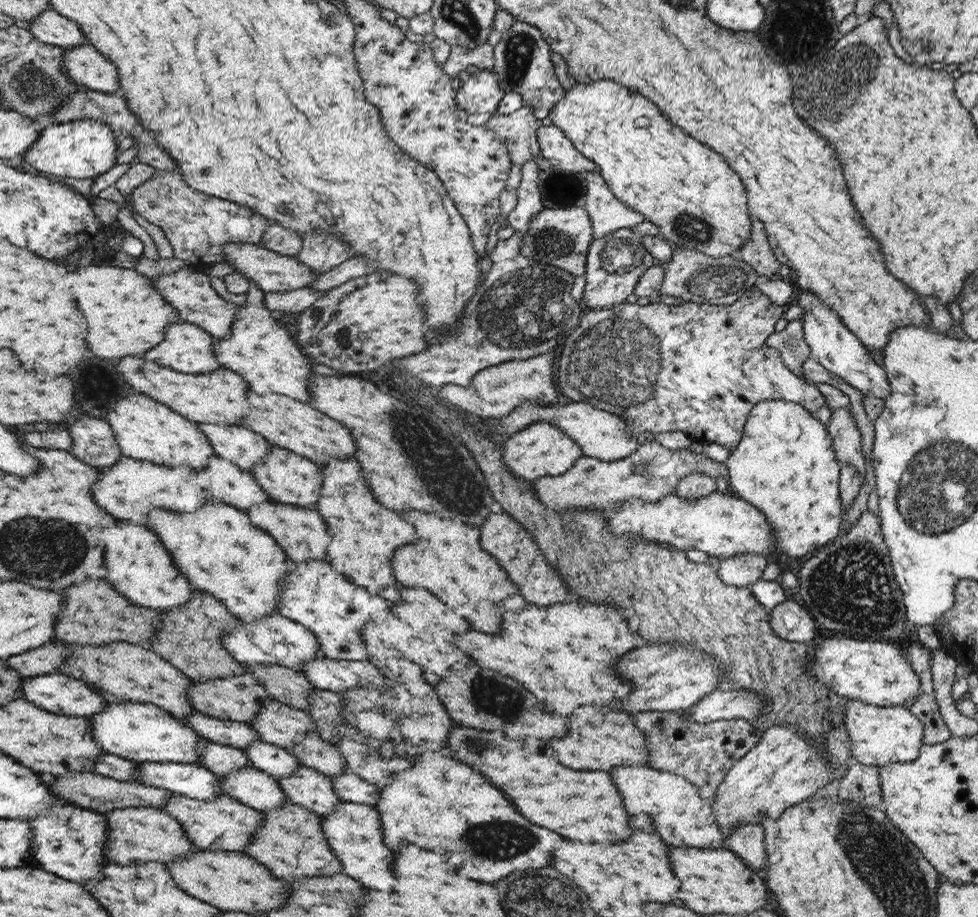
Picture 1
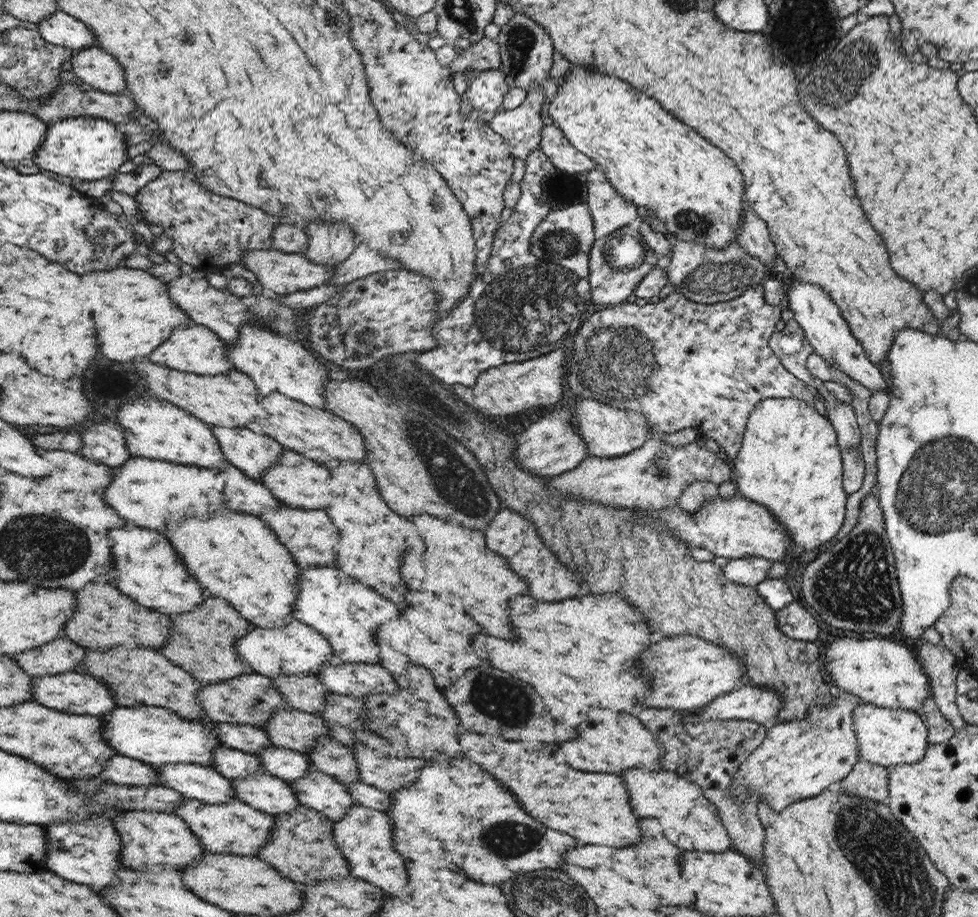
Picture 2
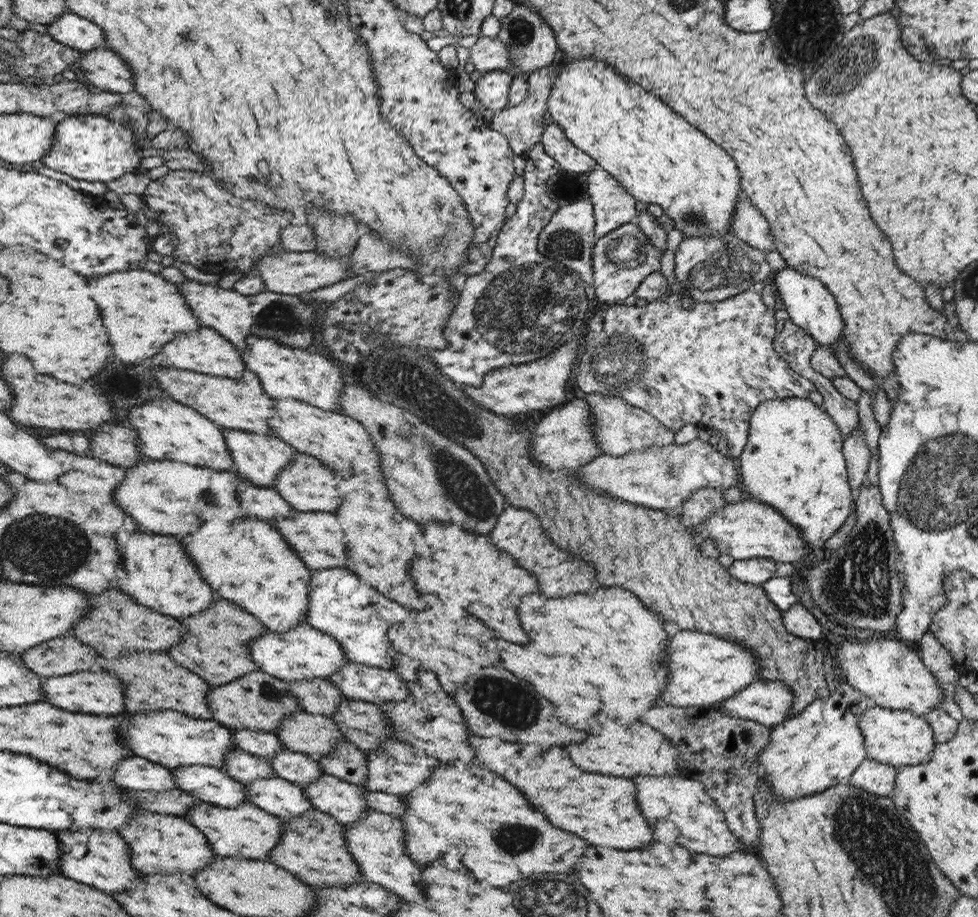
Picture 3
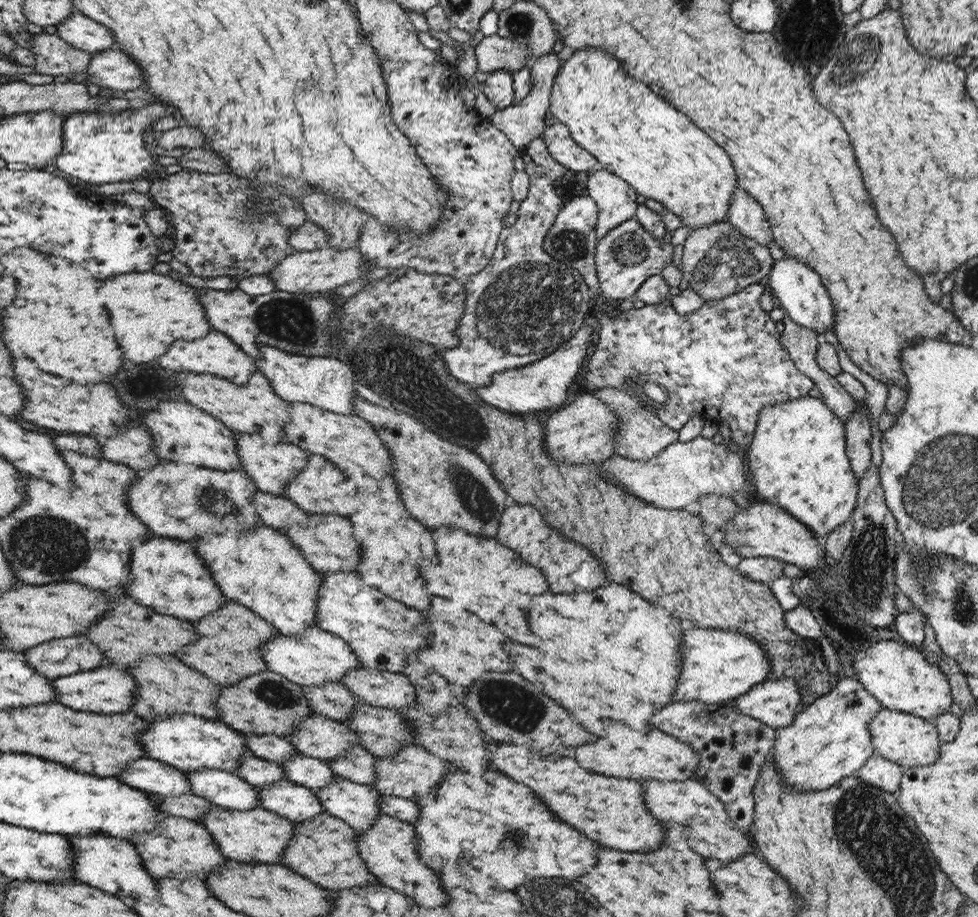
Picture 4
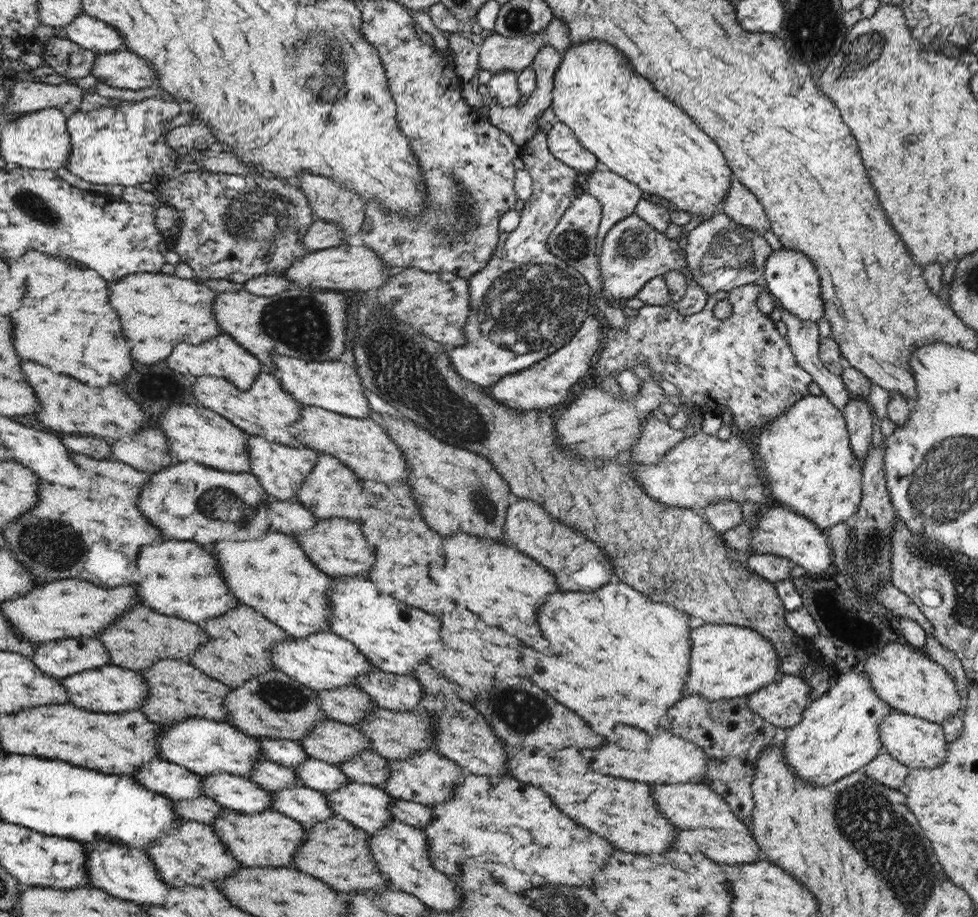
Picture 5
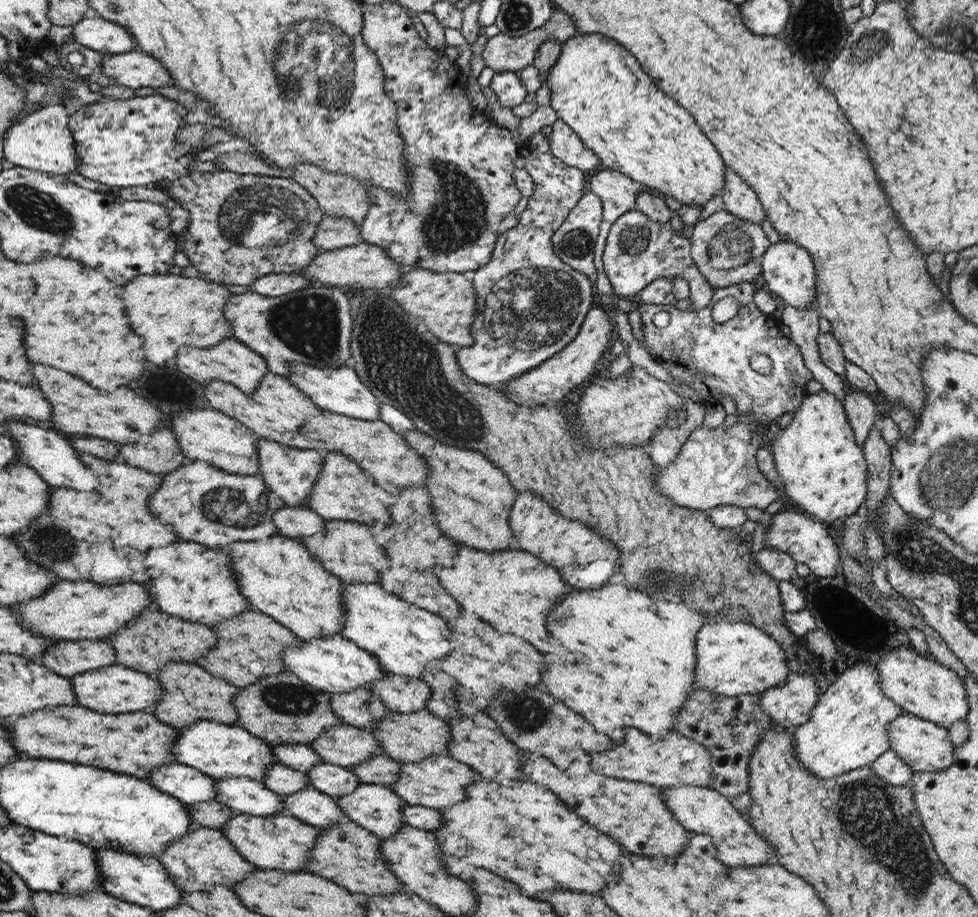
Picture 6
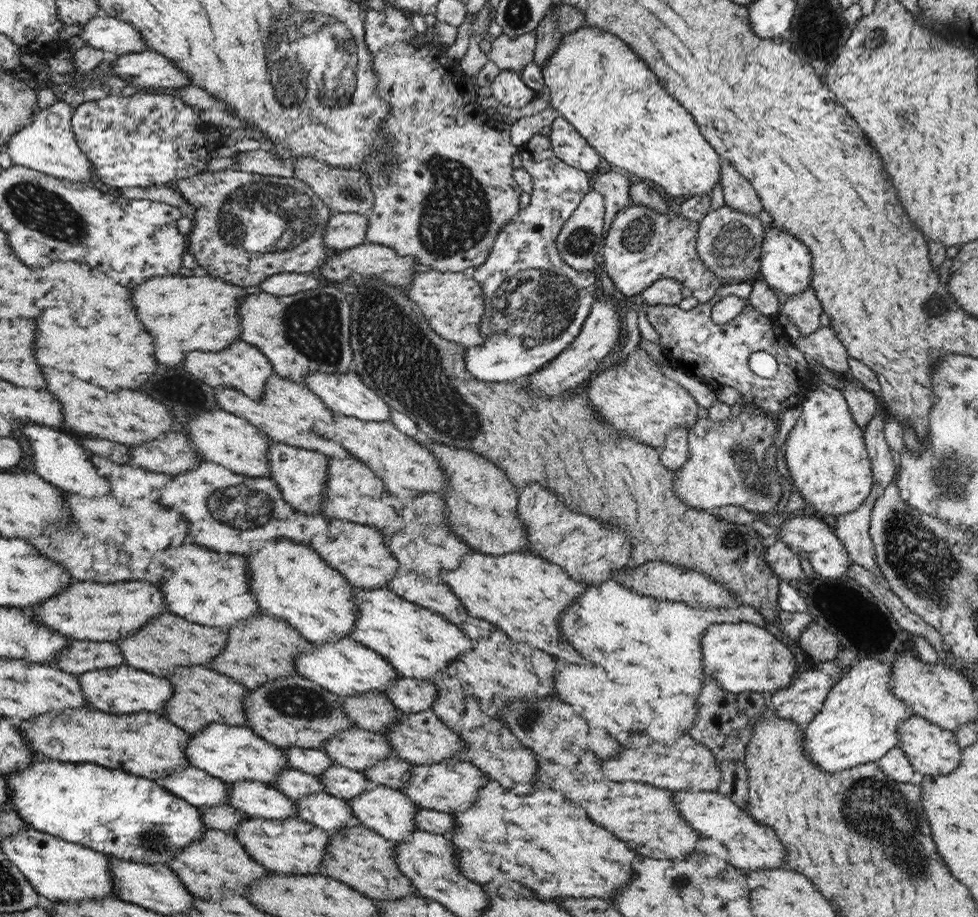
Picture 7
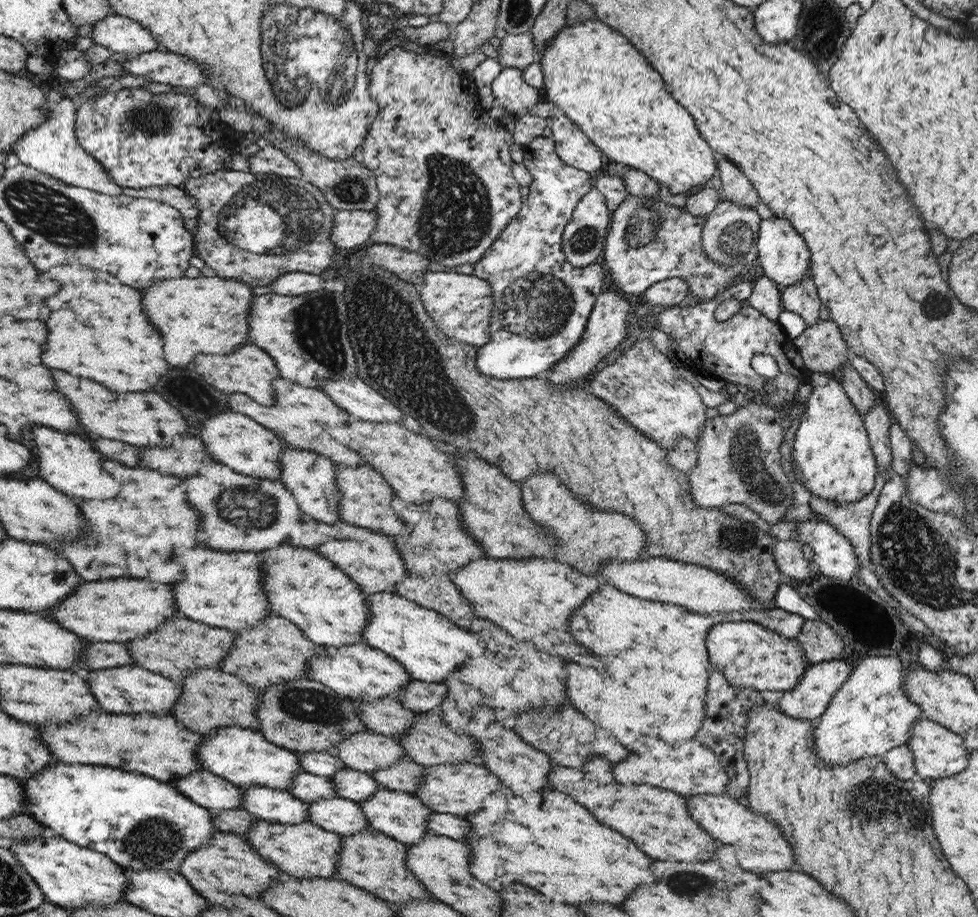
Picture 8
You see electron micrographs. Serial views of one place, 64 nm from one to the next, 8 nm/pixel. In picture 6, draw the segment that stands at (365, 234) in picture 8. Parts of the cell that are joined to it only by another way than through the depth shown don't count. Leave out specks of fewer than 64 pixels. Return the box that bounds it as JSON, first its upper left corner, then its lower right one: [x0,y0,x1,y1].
[312,216,360,251]

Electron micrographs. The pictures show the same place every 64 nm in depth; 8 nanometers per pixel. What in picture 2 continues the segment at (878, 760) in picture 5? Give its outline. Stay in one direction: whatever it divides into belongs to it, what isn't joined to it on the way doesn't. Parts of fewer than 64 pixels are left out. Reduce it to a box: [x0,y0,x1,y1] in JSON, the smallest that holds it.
[837,761,890,802]

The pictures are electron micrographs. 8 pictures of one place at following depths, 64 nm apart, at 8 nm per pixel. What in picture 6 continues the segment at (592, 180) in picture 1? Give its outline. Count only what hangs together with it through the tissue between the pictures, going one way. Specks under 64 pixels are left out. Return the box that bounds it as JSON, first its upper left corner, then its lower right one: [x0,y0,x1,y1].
[590,169,646,303]

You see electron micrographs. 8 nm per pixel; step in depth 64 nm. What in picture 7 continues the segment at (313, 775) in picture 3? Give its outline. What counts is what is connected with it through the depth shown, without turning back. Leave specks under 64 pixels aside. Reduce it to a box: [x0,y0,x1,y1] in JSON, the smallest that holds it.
[318,765,374,799]

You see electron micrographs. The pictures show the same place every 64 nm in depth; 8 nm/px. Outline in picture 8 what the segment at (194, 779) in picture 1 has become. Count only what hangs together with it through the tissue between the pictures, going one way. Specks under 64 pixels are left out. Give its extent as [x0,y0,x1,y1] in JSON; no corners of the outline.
[240,785,308,823]

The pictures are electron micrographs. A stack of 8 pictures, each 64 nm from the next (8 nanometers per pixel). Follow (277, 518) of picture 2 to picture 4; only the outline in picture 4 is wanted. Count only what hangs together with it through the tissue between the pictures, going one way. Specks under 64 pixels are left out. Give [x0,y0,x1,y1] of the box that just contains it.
[281,514,361,573]

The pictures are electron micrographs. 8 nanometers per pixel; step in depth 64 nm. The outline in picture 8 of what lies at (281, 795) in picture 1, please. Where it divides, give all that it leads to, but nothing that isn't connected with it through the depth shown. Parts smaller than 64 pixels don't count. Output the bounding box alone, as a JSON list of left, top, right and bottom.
[308,798,370,835]

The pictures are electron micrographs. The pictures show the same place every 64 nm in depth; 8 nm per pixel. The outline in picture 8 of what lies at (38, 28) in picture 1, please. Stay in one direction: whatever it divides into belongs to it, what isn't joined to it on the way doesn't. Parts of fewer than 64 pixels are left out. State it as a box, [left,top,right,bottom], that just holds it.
[92,15,160,56]

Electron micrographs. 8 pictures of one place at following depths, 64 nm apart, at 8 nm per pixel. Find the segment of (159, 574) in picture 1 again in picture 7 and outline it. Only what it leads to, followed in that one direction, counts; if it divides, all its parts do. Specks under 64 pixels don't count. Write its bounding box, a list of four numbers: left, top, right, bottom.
[158,544,262,629]

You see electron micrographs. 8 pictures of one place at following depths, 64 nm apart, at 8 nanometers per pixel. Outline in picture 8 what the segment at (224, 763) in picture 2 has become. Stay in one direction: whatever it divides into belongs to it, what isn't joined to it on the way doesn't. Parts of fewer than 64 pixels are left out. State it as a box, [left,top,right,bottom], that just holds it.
[287,770,336,803]

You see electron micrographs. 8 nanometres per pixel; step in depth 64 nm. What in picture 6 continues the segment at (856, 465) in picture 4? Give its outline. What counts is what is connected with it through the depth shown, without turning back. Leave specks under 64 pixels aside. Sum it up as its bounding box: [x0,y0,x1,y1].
[844,387,880,448]

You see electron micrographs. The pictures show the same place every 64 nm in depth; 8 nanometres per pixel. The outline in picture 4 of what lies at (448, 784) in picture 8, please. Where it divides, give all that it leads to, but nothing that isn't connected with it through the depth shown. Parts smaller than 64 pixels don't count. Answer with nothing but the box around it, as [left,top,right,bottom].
[371,744,451,802]

